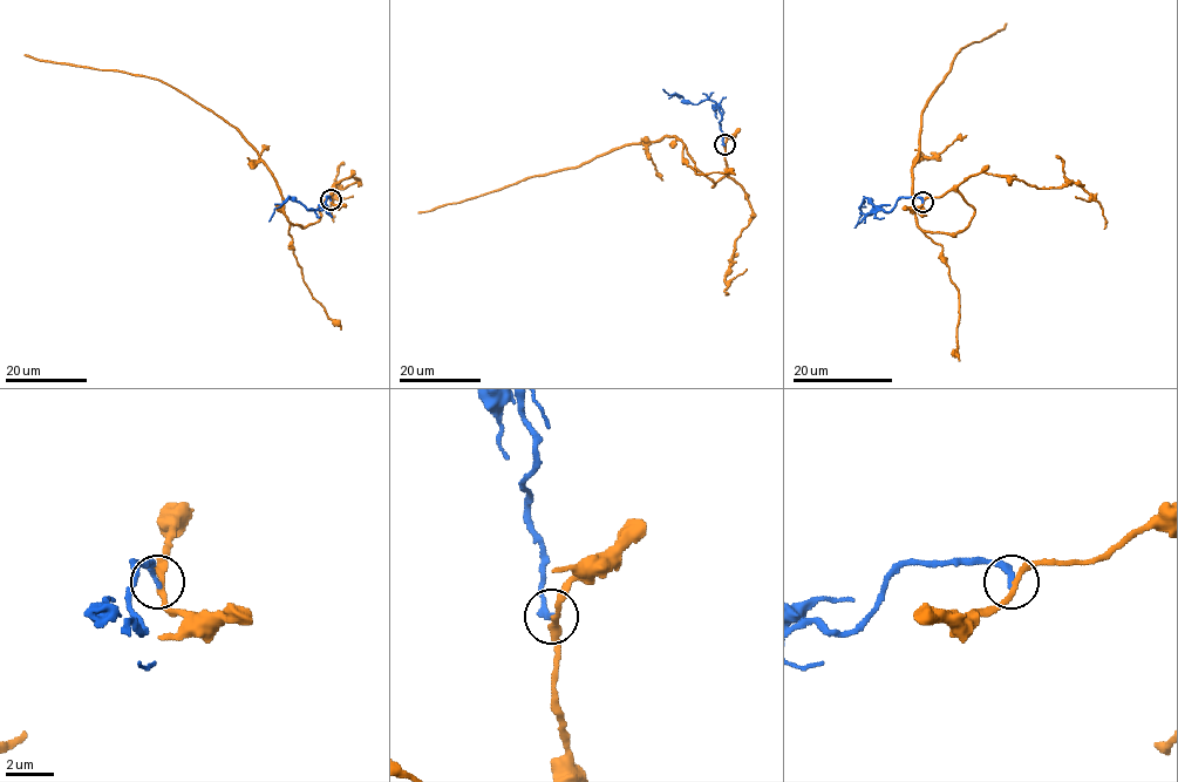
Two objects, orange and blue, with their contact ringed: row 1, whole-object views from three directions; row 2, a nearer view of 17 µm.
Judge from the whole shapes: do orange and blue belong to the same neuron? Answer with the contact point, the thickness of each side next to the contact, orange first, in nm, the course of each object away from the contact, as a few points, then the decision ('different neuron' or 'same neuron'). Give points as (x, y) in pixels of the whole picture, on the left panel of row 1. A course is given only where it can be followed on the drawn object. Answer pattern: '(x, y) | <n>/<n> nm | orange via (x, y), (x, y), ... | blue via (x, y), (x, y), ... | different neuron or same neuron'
(331, 199) | 260/260 nm | orange via (331, 199), (333, 190), (318, 206), (319, 219), (294, 224), (257, 150), (181, 93), (122, 70), (25, 55) | blue via (331, 199), (326, 196), (327, 208), (310, 210), (290, 197), (274, 209), (269, 220) | different neuron

